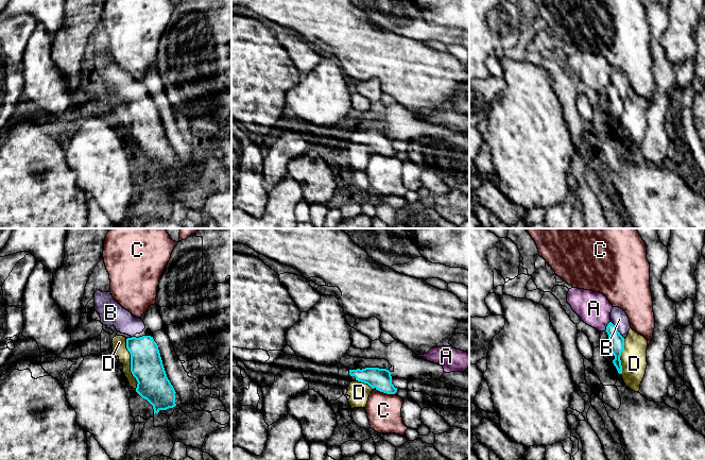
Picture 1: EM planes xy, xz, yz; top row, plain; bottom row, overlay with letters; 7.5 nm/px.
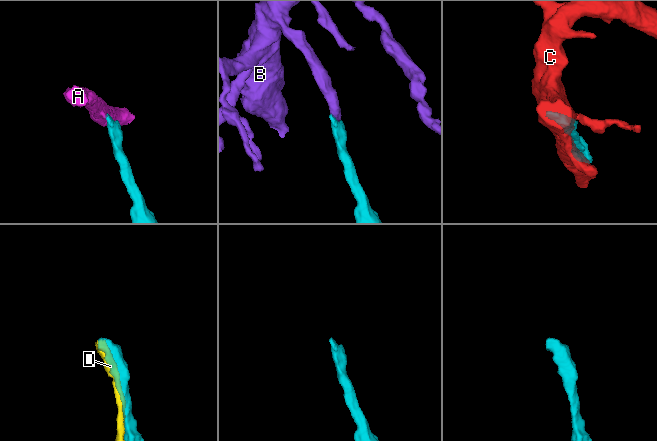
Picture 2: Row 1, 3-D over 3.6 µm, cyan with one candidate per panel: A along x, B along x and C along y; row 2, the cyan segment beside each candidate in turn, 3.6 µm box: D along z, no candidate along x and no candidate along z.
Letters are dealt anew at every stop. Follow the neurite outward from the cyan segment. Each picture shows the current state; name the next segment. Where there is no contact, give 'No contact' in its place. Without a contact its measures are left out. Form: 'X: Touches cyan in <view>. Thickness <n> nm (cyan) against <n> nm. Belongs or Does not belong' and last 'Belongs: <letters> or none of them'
A: Touches cyan in yz. Thickness 130 nm (cyan) against 260 nm. Does not belong
B: Touches cyan in yz. Thickness 130 nm (cyan) against 120 nm. Belongs
C: Touches cyan in xz. Thickness 160 nm (cyan) against 260 nm. Does not belong
D: Touches cyan in xy. Thickness 240 nm (cyan) against 110 nm. Does not belong
Belongs: B

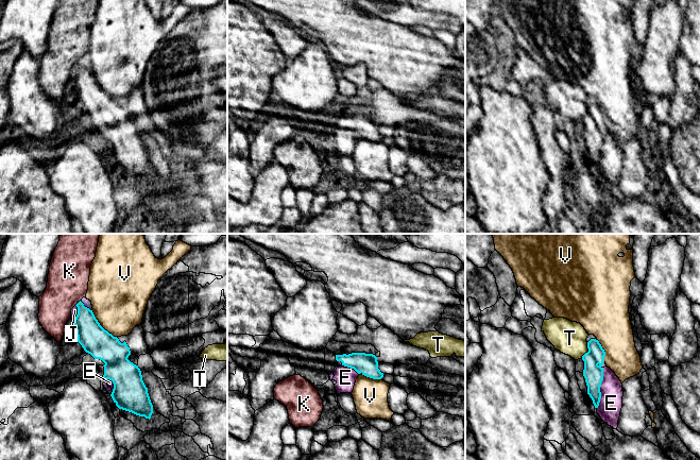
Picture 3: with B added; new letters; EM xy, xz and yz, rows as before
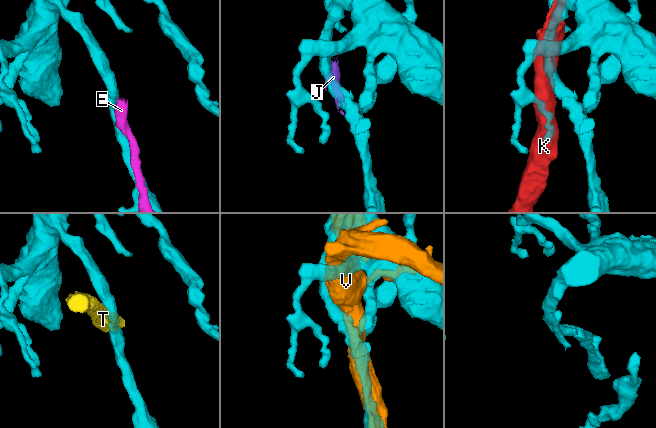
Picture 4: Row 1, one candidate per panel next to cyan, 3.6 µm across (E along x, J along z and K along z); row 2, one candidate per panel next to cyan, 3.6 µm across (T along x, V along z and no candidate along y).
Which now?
E: Touches cyan in yz. Thickness 150 nm (cyan) against 180 nm. Does not belong
J: Touches cyan in xy. Thickness 220 nm (cyan) against 50 nm. Does not belong
K: Touches cyan in xy. Thickness 200 nm (cyan) against 320 nm. Does not belong
T: Touches cyan in yz. Thickness 150 nm (cyan) against 240 nm. Does not belong
V: Touches cyan in xy. Thickness 220 nm (cyan) against 420 nm. Does not belong
Belongs: none of them

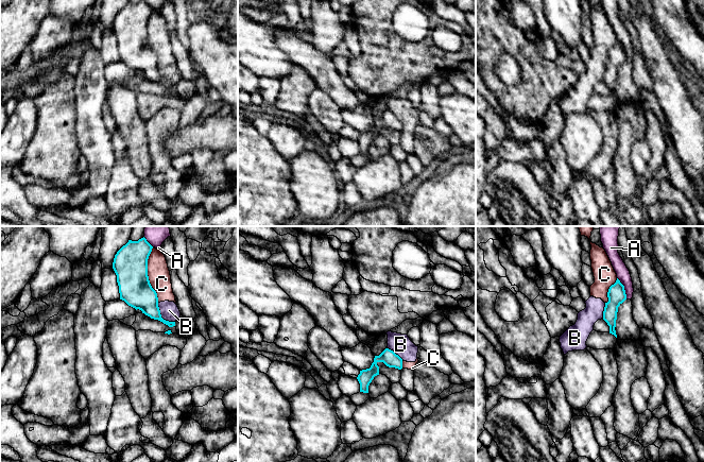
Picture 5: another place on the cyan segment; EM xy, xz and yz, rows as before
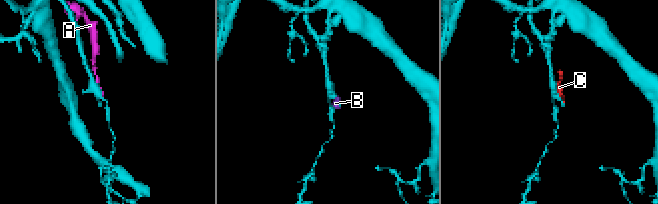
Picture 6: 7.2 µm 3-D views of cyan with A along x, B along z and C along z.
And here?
A: Touches cyan in yz. Thickness 140 nm (cyan) against 100 nm. Does not belong
B: Touches cyan in xy. Thickness 220 nm (cyan) against 140 nm. Does not belong
C: Touches cyan in xy. Thickness 260 nm (cyan) against 170 nm. Does not belong
Belongs: none of them

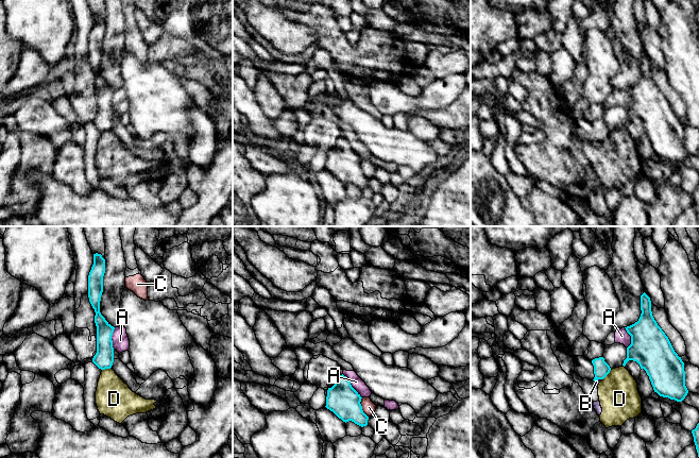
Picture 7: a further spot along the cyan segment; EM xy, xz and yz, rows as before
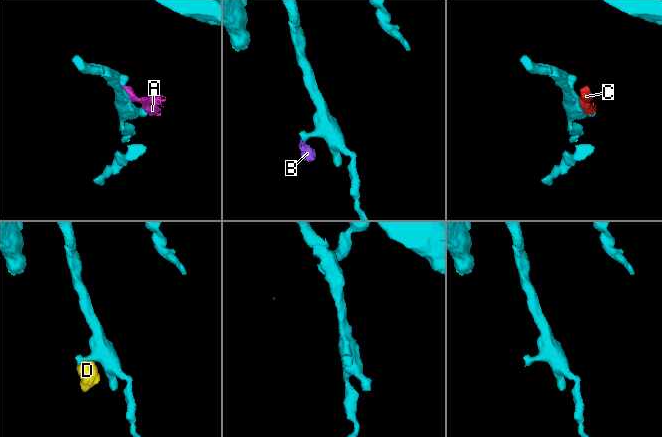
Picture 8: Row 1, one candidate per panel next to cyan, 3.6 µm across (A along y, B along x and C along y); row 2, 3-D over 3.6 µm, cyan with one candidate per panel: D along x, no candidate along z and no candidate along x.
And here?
A: Touches cyan in xz. Thickness 240 nm (cyan) against 90 nm. Does not belong
B: Touches cyan in yz. Thickness 120 nm (cyan) against 30 nm. Does not belong
C: Touches cyan in xz. Thickness 240 nm (cyan) against 100 nm. Does not belong
D: Touches cyan in yz. Thickness 120 nm (cyan) against 300 nm. Does not belong
Belongs: none of them

